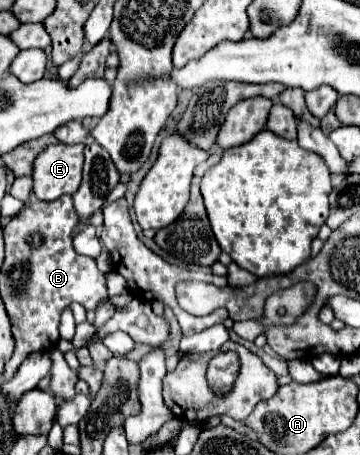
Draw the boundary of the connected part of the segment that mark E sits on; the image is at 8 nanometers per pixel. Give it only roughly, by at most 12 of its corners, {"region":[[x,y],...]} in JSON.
{"region":[[47,146],[33,162],[39,200],[73,194],[81,184],[83,148]]}

